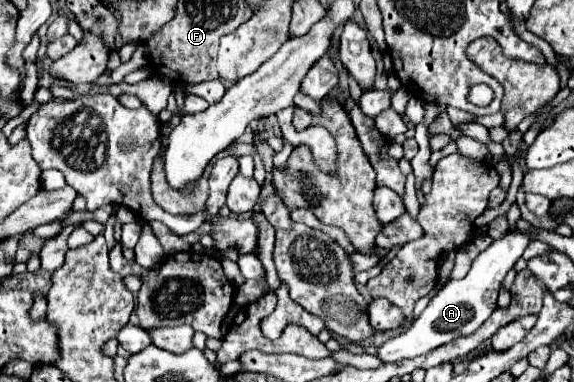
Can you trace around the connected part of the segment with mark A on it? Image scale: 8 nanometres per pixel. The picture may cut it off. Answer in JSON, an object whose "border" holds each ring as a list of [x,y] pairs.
{"border":[[[509,230],[505,236],[493,240],[493,244],[483,250],[469,274],[461,280],[449,280],[427,304],[427,308],[419,314],[417,320],[413,320],[413,324],[401,332],[399,336],[383,342],[377,350],[377,358],[381,362],[399,362],[405,358],[415,358],[421,354],[427,354],[429,350],[451,342],[451,338],[457,336],[467,336],[471,332],[475,332],[489,316],[491,312],[497,308],[497,294],[499,294],[499,284],[505,278],[505,274],[513,268],[513,264],[521,258],[521,254],[525,252],[525,248],[533,242],[533,232],[531,230]]]}

